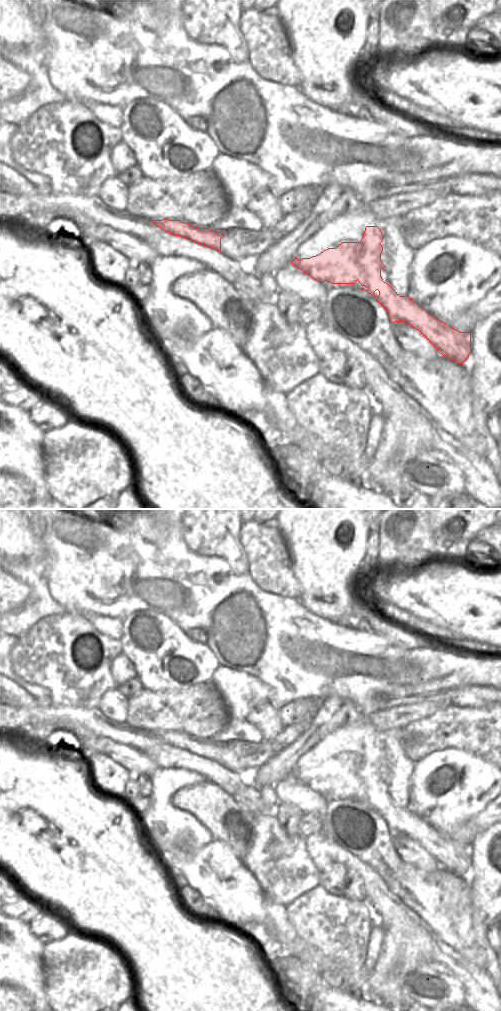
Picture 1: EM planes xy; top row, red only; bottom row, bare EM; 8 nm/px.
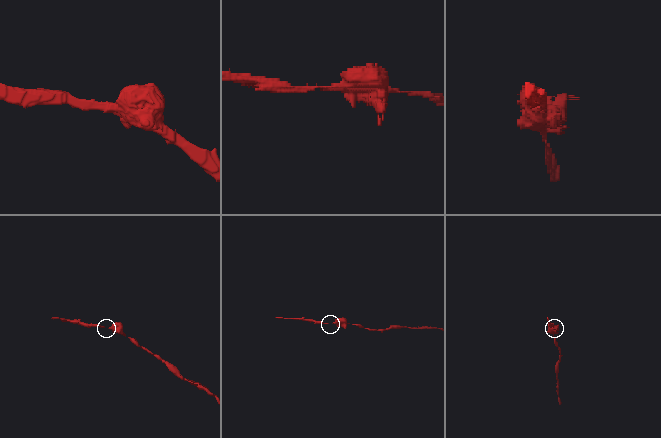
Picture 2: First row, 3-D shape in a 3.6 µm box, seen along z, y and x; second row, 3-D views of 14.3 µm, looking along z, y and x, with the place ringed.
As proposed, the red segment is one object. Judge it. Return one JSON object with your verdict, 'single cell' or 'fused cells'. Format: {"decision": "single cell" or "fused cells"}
{"decision": "single cell"}

